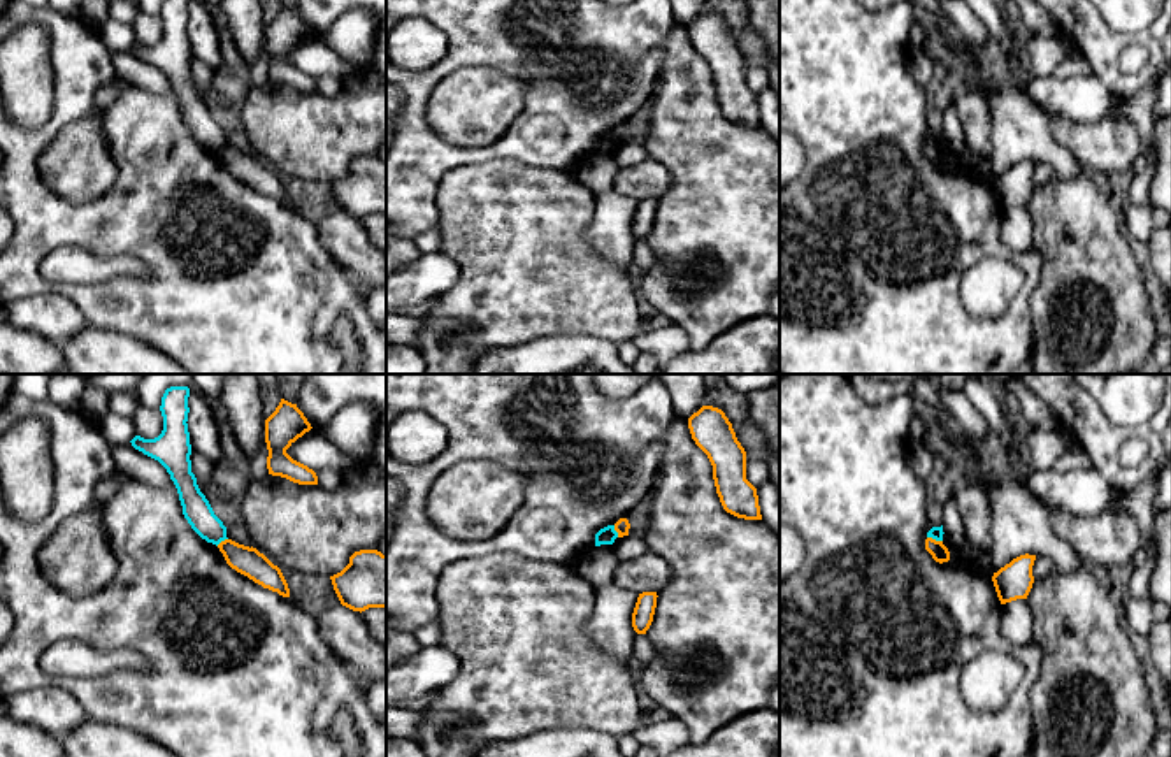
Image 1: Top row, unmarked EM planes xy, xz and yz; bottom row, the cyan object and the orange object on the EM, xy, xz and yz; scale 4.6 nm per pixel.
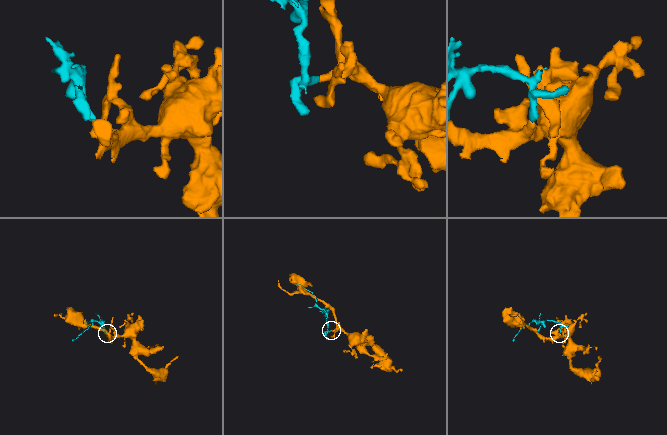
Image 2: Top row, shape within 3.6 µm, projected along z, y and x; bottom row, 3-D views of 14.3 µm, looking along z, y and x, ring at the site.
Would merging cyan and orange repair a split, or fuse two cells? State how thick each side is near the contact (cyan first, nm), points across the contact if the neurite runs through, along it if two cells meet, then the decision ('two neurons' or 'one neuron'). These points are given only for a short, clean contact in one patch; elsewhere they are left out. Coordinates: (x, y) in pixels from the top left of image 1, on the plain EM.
calibres 60 and 80 nm; border yz (927, 143), (941, 148); two neurons

